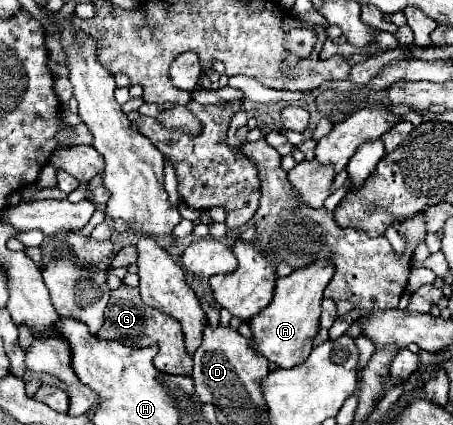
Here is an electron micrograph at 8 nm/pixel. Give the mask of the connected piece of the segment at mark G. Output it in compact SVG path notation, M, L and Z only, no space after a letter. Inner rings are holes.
M120 284L120 288L110 290L110 302L106 306L106 322L98 332L98 338L102 340L122 340L130 342L130 346L144 348L144 346L158 346L158 356L156 356L156 368L166 374L184 374L192 376L192 358L186 354L184 348L184 334L180 324L162 314L156 308L150 308L142 304L140 294L136 288L130 288L126 284Z

